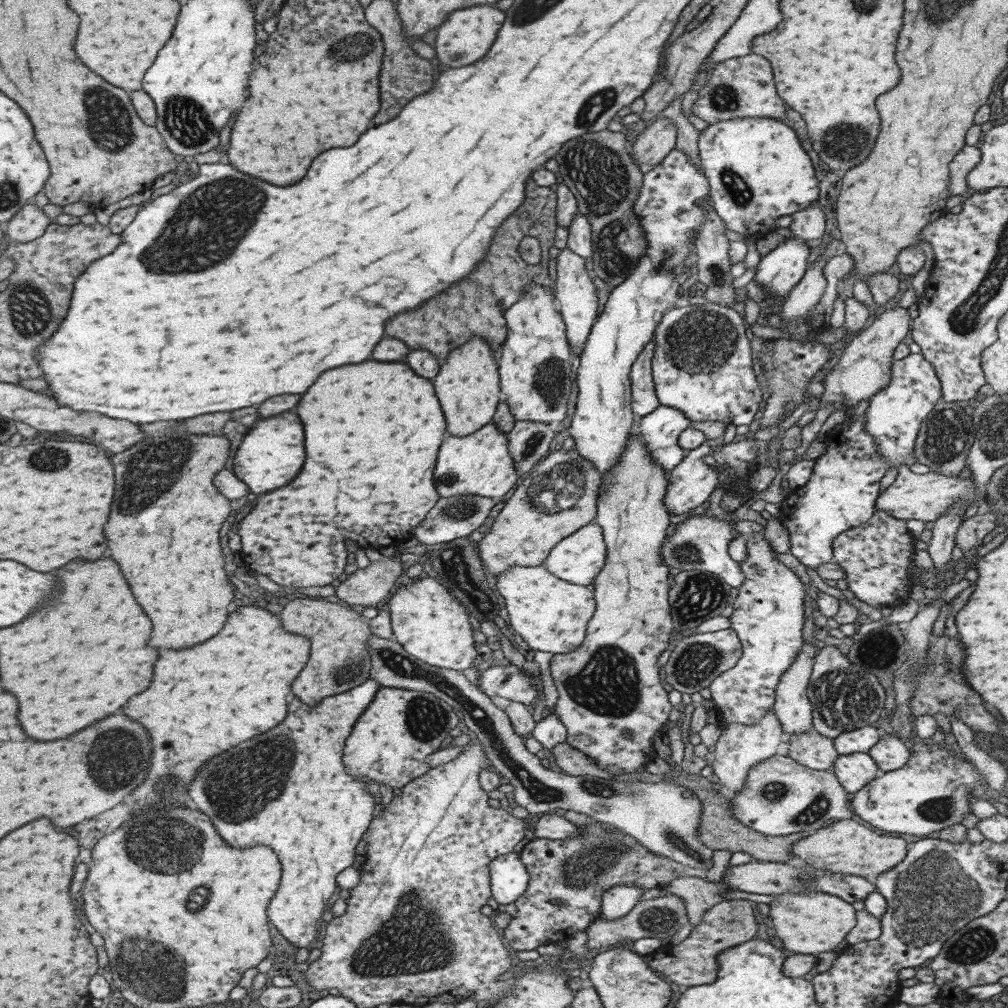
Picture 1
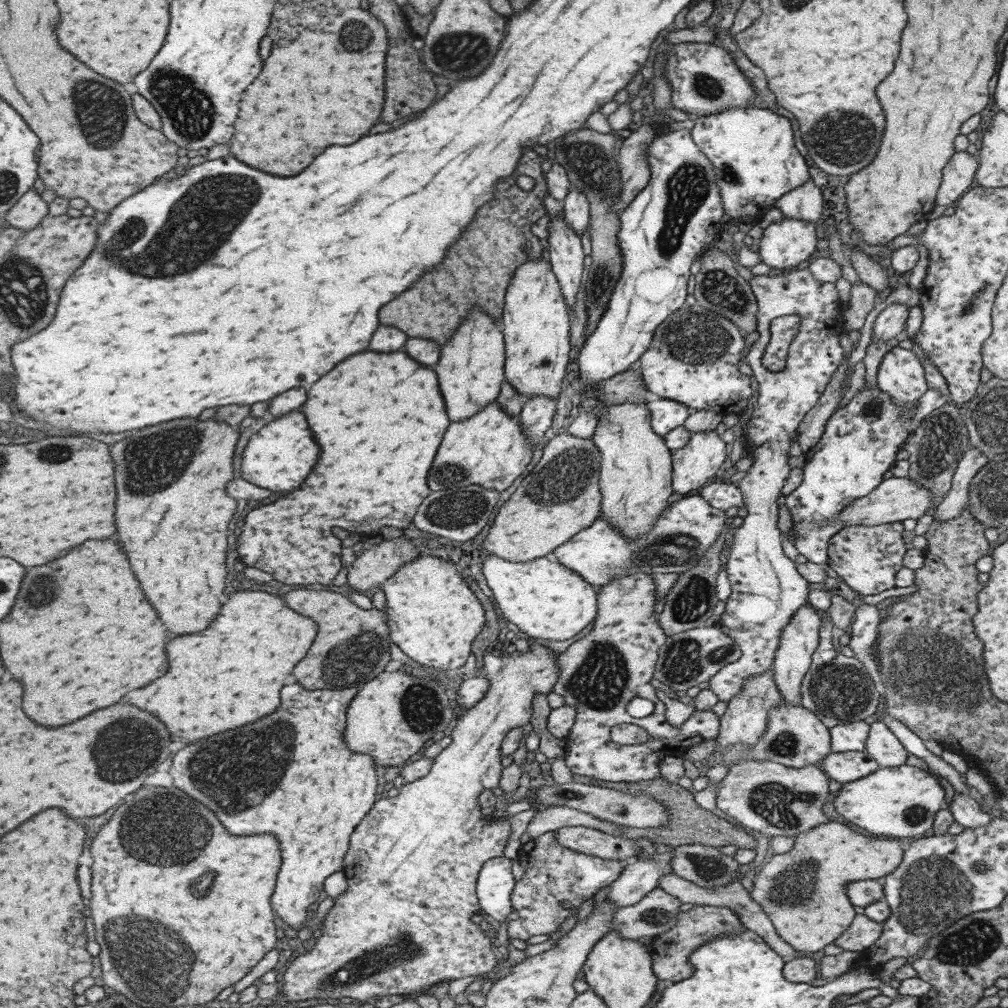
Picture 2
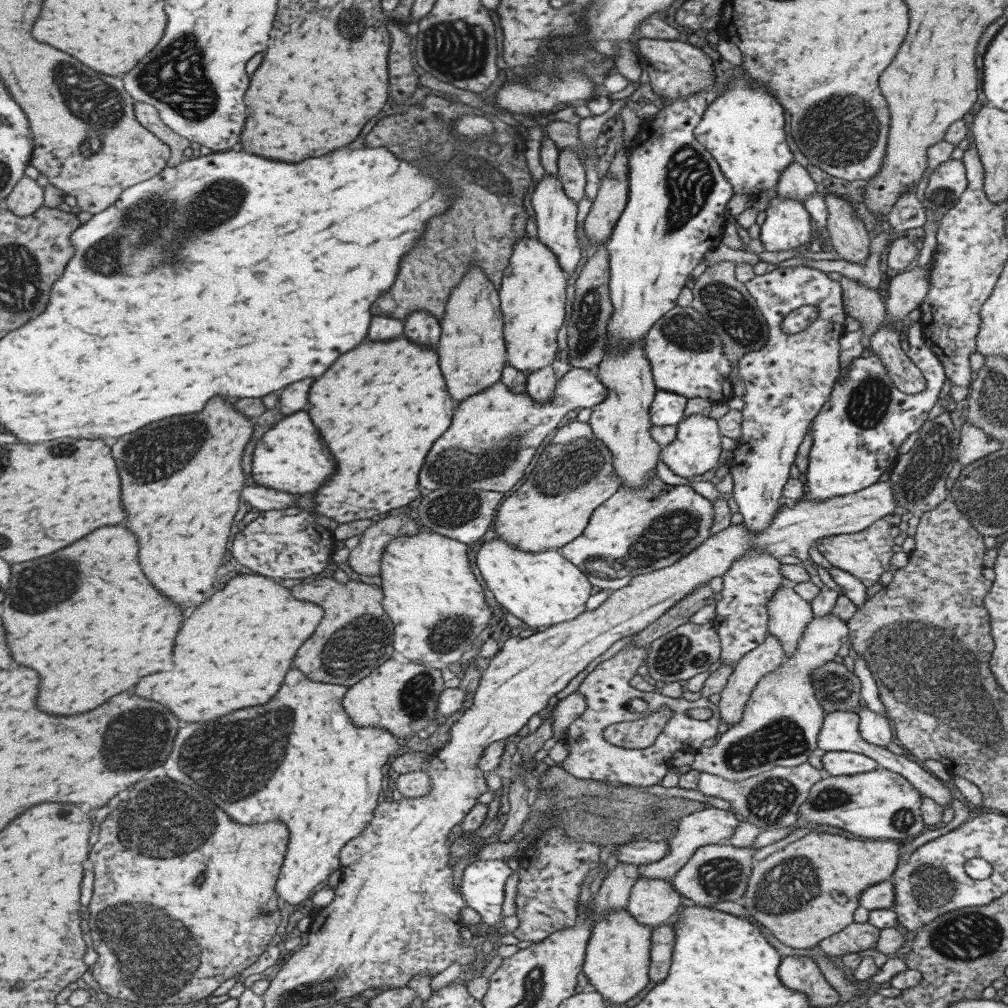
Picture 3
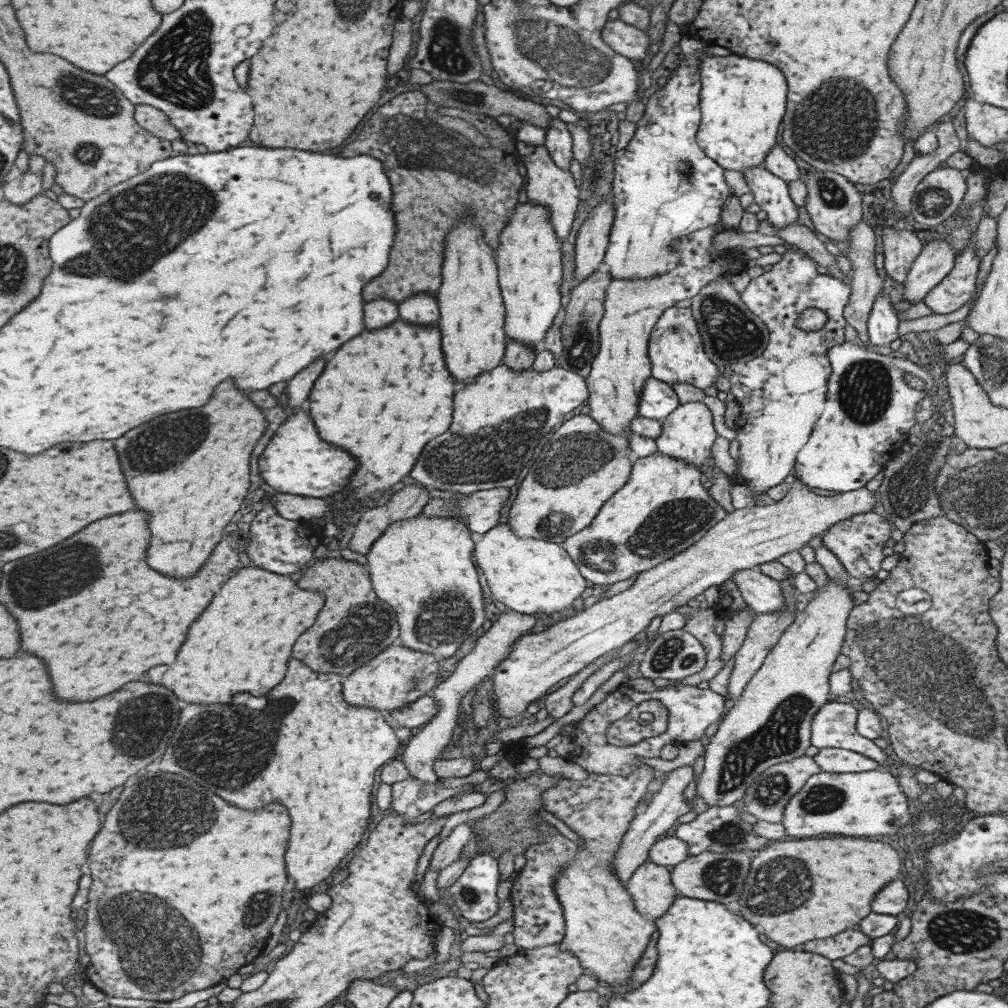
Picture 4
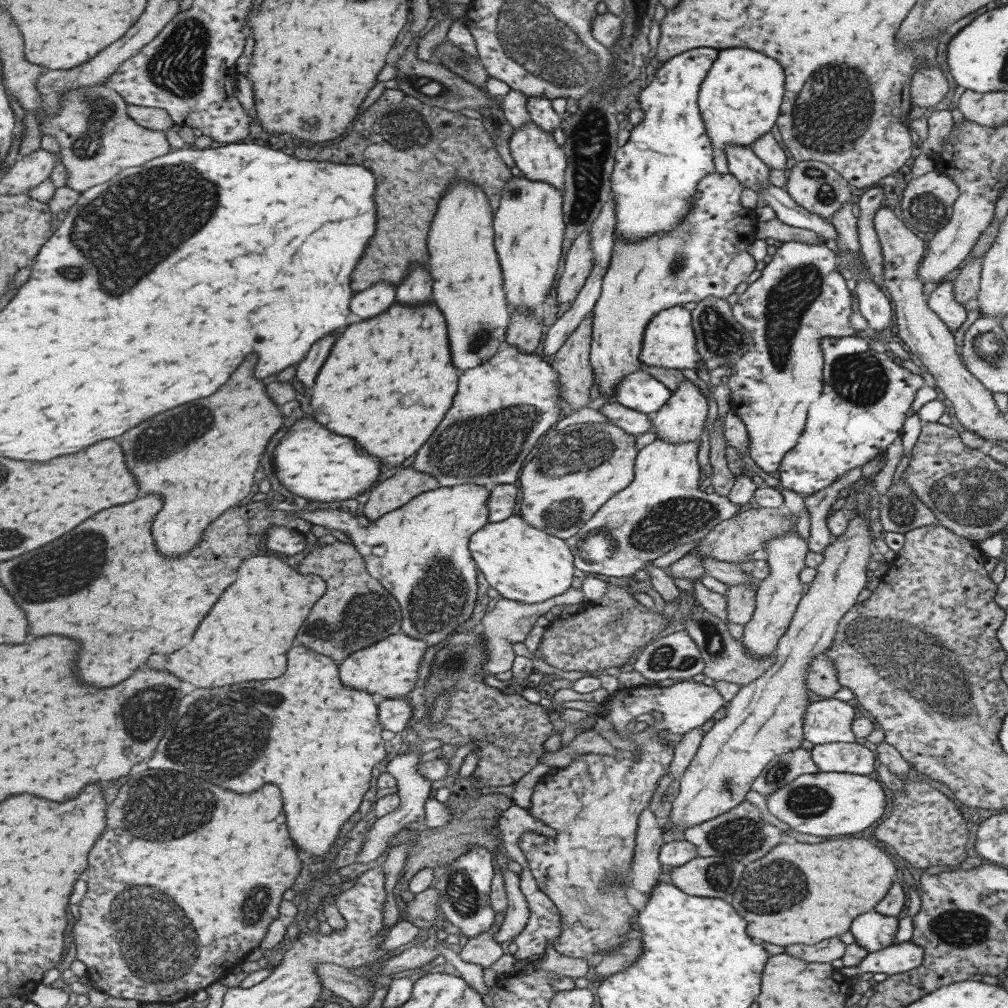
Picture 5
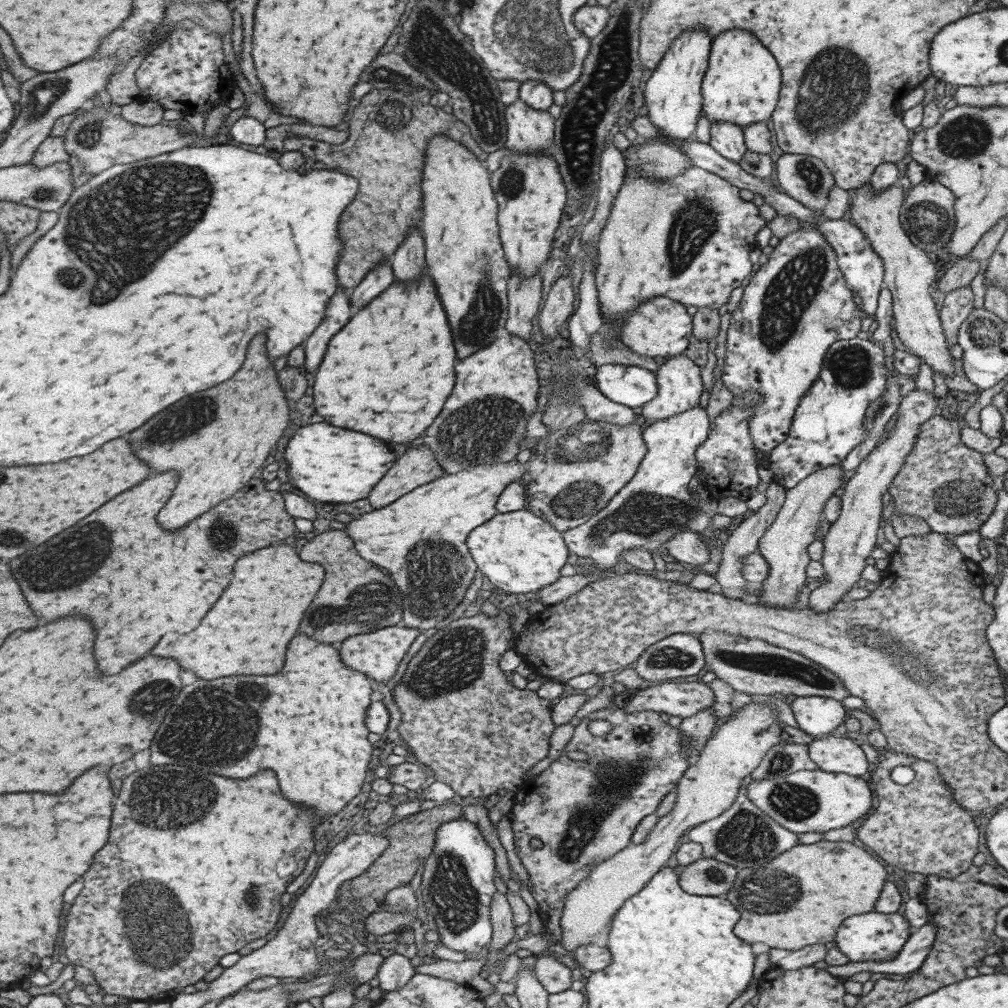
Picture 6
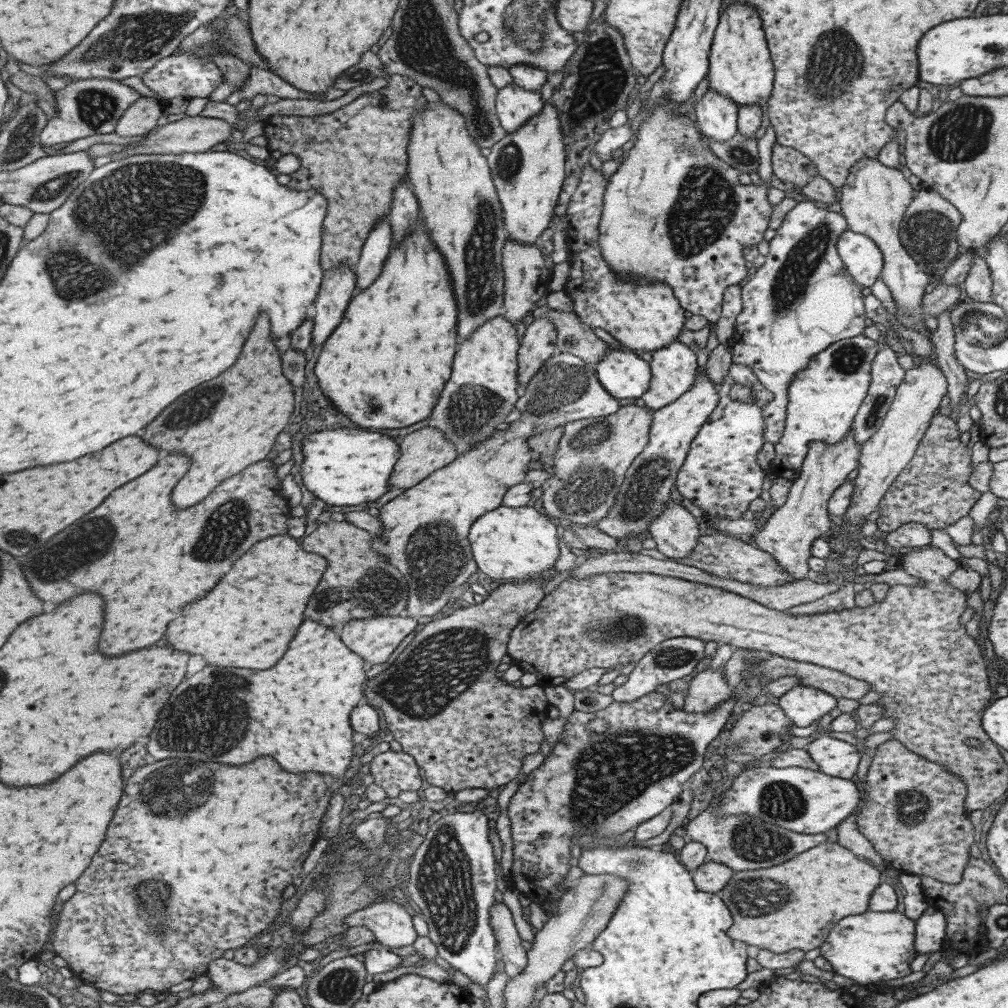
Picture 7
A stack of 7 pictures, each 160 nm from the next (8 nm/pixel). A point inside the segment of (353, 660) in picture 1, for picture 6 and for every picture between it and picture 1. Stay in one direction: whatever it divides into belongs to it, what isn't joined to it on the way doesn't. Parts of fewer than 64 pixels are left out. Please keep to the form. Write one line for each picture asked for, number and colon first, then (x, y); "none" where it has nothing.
2: (351, 645)
3: (354, 635)
4: (353, 625)
5: (355, 611)
6: (355, 597)

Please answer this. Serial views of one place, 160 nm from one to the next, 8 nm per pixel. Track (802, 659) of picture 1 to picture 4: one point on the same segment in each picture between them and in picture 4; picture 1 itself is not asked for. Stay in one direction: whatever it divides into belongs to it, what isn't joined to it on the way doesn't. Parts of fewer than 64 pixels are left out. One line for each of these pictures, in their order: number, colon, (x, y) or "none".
2: (798, 639)
3: (788, 614)
4: (762, 594)

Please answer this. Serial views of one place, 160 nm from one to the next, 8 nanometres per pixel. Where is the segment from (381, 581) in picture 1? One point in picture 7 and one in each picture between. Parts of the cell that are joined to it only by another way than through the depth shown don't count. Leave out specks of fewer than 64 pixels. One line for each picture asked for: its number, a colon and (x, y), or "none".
2: (373, 564)
3: (364, 559)
4: (408, 501)
5: (395, 491)
6: (416, 466)
7: (425, 450)

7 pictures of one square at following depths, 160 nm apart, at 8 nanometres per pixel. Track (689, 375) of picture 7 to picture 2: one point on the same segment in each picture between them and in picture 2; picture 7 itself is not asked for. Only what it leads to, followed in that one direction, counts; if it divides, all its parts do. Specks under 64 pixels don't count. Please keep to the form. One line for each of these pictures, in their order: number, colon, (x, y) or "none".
2: (692, 465)
3: (695, 449)
4: (687, 434)
5: (681, 418)
6: (678, 382)

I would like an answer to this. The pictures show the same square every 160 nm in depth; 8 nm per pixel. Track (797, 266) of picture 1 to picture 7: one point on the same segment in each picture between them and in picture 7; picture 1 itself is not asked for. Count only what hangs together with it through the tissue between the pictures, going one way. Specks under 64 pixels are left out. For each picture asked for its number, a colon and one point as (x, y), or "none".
2: (784, 243)
3: (786, 225)
4: (769, 192)
5: (741, 163)
6: (725, 138)
7: (715, 116)

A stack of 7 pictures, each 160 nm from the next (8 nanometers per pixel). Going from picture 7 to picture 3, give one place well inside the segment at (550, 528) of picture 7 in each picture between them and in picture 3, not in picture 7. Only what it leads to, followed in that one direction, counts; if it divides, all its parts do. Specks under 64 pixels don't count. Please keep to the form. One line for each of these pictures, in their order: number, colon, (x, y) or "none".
3: (542, 589)
4: (528, 576)
5: (523, 563)
6: (518, 552)

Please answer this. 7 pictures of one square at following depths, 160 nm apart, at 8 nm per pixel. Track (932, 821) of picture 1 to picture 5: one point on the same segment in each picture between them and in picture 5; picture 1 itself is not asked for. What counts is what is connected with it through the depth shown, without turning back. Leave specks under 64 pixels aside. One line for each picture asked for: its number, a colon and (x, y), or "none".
2: (900, 801)
3: (879, 804)
4: (868, 803)
5: (822, 804)

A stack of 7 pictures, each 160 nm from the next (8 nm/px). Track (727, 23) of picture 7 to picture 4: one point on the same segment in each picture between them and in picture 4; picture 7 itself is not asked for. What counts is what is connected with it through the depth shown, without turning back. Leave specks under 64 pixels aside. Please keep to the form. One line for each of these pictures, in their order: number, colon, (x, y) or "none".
4: (742, 100)
5: (739, 98)
6: (741, 85)

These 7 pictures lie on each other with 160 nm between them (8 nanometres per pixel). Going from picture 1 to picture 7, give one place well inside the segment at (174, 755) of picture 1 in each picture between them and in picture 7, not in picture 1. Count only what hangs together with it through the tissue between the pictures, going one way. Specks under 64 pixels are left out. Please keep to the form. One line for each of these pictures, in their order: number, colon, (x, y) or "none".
2: (225, 677)
3: (215, 673)
4: (241, 644)
5: (245, 638)
6: (248, 632)
7: (247, 621)

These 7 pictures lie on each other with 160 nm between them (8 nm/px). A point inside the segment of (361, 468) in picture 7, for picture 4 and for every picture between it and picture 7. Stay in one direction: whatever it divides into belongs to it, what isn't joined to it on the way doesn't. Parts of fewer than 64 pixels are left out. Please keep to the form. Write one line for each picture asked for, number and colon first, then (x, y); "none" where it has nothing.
4: (296, 461)
5: (318, 465)
6: (331, 465)

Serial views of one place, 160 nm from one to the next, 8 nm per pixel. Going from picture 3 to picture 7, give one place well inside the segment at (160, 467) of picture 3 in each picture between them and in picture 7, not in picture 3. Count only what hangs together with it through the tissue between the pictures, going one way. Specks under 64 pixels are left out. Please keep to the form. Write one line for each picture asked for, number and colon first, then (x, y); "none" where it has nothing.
4: (190, 470)
5: (201, 456)
6: (216, 439)
7: (223, 436)

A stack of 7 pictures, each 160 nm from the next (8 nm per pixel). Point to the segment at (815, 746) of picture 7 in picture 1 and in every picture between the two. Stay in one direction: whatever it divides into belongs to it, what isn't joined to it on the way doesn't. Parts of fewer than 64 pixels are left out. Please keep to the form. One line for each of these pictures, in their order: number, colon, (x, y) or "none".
1: (852, 771)
2: (844, 767)
3: (834, 763)
4: (830, 760)
5: (852, 758)
6: (831, 754)

